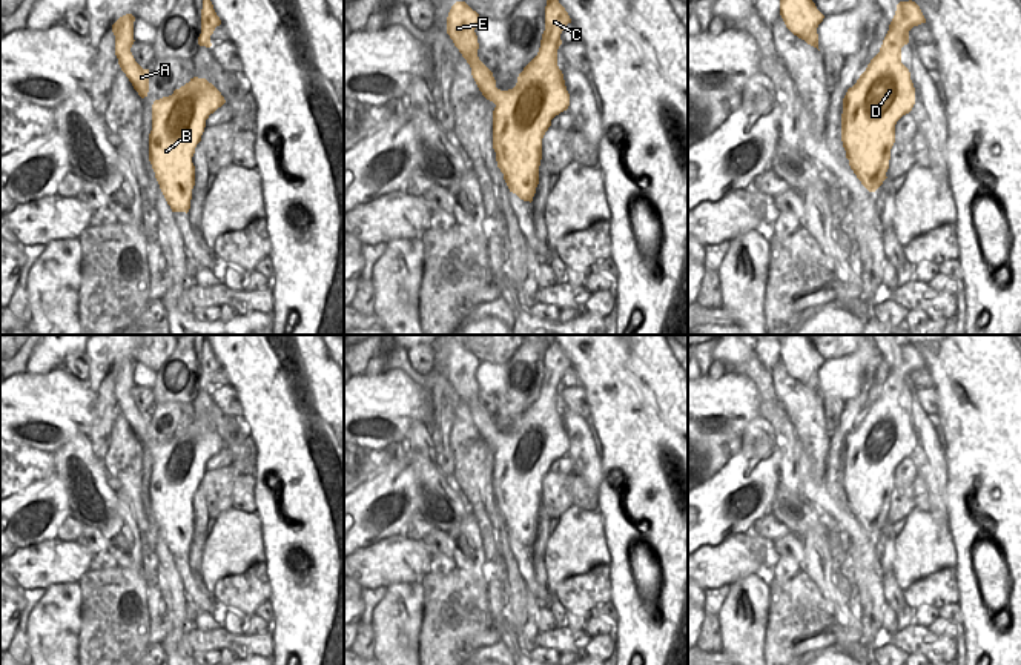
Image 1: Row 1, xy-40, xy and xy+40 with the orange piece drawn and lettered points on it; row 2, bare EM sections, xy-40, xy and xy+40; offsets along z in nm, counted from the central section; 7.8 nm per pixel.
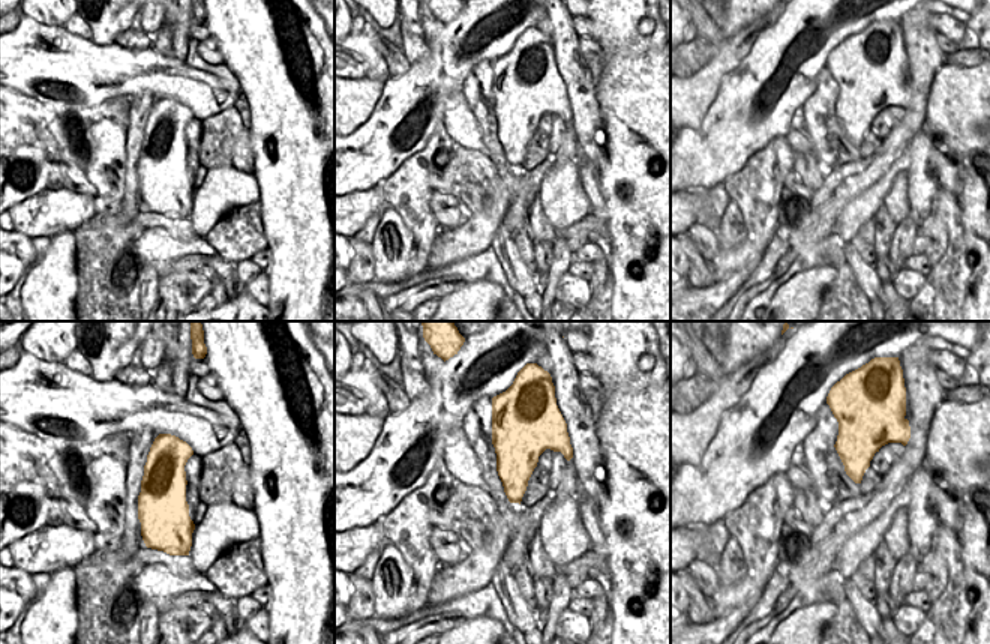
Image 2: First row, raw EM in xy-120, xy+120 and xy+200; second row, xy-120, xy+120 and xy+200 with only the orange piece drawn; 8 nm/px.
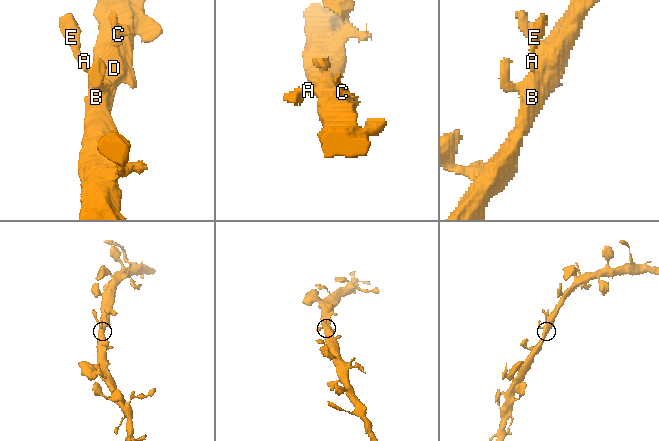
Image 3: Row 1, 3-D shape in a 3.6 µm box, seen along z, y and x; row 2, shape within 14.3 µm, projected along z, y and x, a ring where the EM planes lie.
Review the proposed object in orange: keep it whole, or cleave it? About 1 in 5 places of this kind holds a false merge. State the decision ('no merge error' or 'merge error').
no merge error

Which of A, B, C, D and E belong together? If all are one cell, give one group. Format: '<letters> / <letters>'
A B C D E

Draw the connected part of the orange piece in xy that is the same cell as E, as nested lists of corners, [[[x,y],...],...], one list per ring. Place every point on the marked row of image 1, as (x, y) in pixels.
[[[547,0],[539,52],[508,91],[496,88],[493,72],[477,57],[477,22],[476,11],[465,2],[456,2],[447,17],[447,34],[470,65],[482,95],[496,104],[493,149],[497,167],[510,192],[531,203],[539,184],[542,138],[551,120],[570,106],[563,74],[557,66],[557,49],[571,18],[559,0]]]

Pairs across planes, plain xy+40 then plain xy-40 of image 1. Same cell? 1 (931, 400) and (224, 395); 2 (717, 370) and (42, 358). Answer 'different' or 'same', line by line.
1: same
2: same

